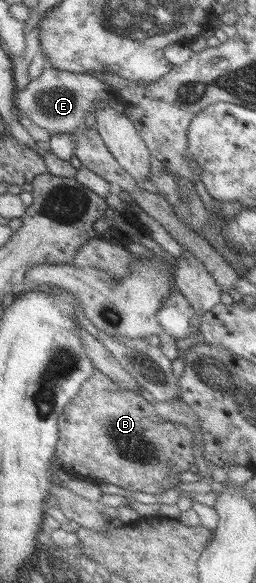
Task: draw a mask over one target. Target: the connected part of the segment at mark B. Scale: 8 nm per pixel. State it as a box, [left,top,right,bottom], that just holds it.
[53,370,194,495]

